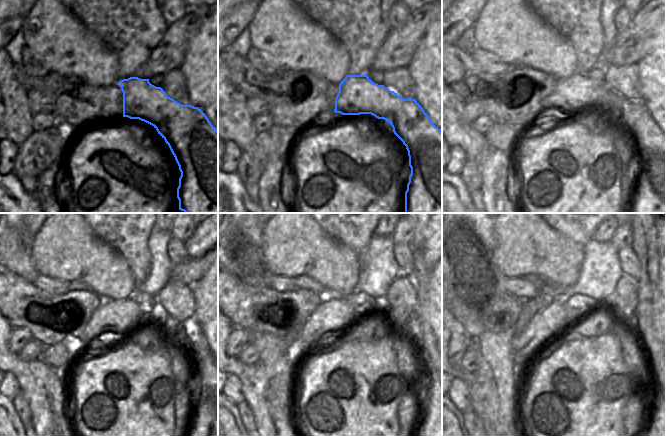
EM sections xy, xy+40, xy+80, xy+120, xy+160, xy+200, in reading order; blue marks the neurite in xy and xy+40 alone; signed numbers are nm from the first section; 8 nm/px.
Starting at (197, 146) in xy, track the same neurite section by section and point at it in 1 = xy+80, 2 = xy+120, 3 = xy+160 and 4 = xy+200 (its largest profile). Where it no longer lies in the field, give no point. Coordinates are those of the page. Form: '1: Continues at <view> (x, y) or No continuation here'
1: Continues at xy+80 (571, 94)
2: Continues at xy+120 (189, 331)
3: Continues at xy+160 (332, 315)
4: Continues at xy+200 (546, 323).

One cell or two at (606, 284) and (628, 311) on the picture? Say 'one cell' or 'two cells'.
two cells

